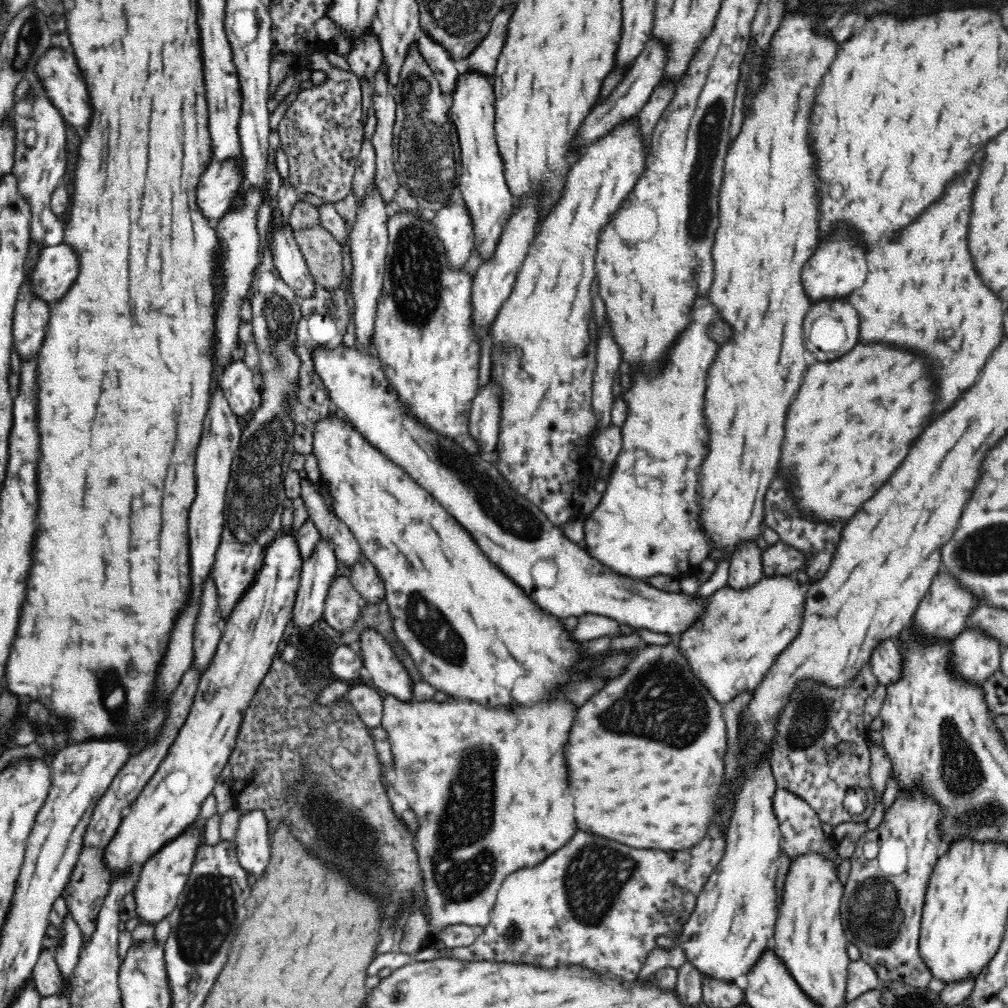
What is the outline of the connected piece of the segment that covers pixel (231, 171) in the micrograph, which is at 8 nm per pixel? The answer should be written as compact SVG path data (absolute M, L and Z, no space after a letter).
M243 158L213 159L200 177L197 203L204 216L219 220L230 211L235 198L247 183L246 163Z

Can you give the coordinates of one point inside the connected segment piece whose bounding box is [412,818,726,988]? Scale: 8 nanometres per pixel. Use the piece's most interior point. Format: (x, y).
(598, 904)

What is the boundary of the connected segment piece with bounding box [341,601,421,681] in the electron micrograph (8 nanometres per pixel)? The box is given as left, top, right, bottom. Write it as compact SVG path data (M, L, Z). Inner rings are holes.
M386 601L378 606L364 605L361 608L361 617L353 624L353 630L348 634L343 633L341 645L352 643L356 646L361 638L362 630L369 626L378 632L384 641L392 648L396 658L404 665L406 671L414 681L421 680L420 671L416 668L410 653L405 650L393 629L392 617L390 616L389 607Z

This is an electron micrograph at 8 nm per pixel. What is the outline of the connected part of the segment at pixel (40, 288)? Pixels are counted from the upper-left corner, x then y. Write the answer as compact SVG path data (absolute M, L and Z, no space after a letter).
M66 244L43 248L32 272L26 275L34 297L51 306L59 301L72 286L78 274L78 256Z

